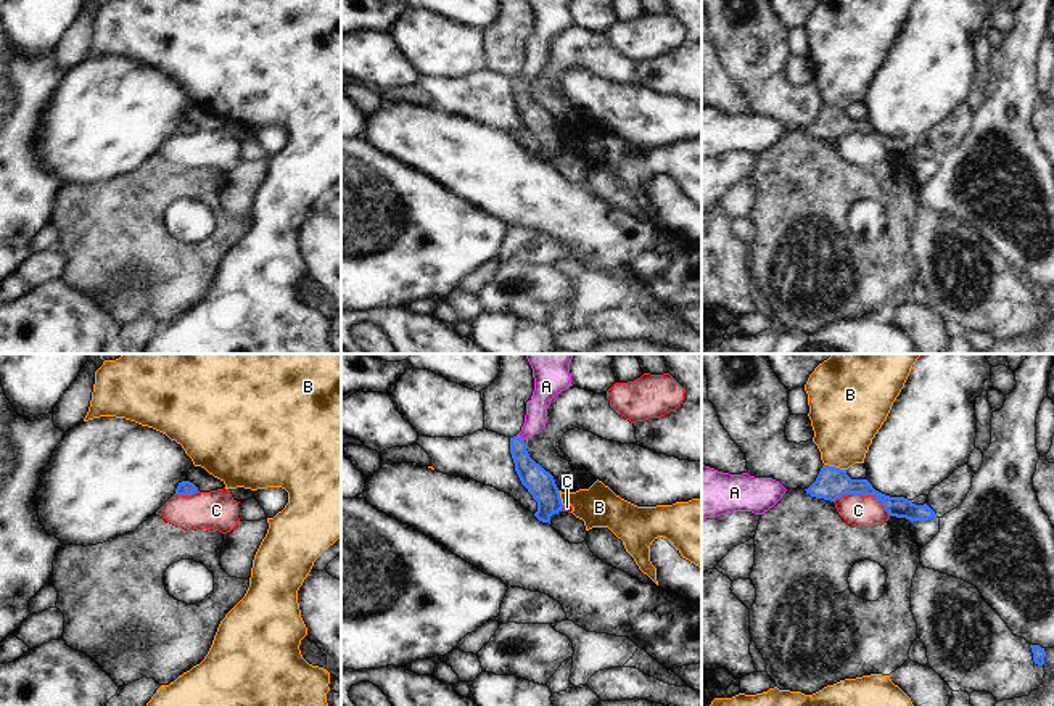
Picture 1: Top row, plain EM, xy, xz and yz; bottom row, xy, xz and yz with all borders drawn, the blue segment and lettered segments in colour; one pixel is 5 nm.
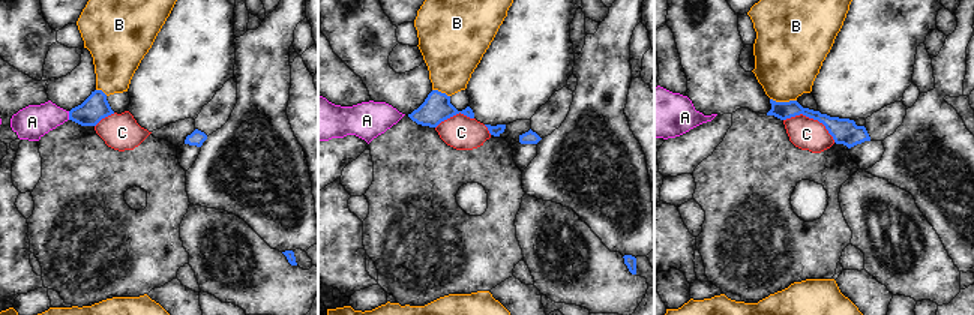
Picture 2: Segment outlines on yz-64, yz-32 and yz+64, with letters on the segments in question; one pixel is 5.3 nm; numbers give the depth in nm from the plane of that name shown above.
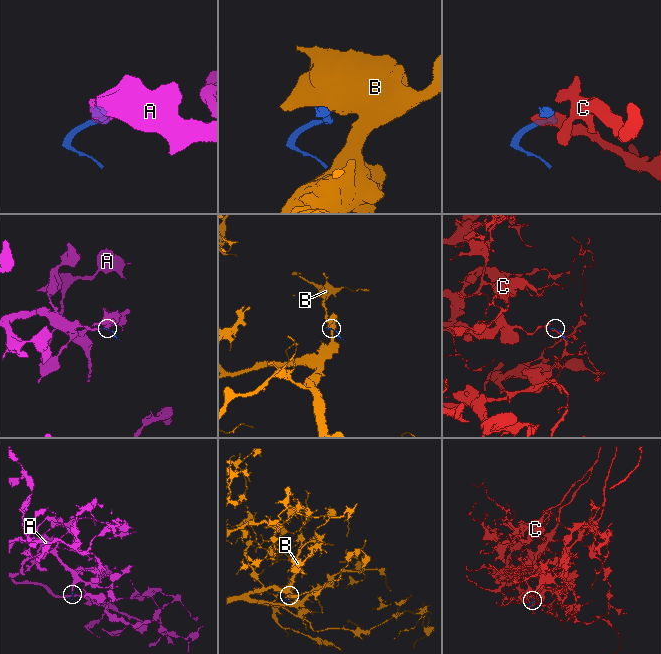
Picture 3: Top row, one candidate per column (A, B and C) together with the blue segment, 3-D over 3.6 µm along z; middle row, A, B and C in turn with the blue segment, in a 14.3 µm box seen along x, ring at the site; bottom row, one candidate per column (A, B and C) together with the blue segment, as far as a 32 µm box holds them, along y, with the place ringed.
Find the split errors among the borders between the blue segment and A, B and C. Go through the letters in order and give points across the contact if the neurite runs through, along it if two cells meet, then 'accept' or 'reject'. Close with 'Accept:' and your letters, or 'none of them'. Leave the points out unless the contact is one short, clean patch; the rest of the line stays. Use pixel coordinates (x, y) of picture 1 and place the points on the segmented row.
A: border xz (517, 435), (523, 441); reject
B: border yz (824, 463), (845, 470); reject
C: reject
Accept: none of them

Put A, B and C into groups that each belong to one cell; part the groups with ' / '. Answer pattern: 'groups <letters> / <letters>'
groups A / B / C

